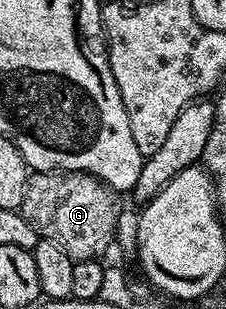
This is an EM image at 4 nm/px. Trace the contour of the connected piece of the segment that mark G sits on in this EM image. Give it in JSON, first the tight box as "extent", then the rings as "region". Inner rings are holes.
{"extent":[19,171,122,262],"region":[[[32,171],[26,181],[26,197],[22,197],[19,213],[40,239],[54,241],[73,262],[100,259],[115,240],[117,219],[122,210],[122,204],[116,199],[119,199],[117,192],[86,171]]]}

